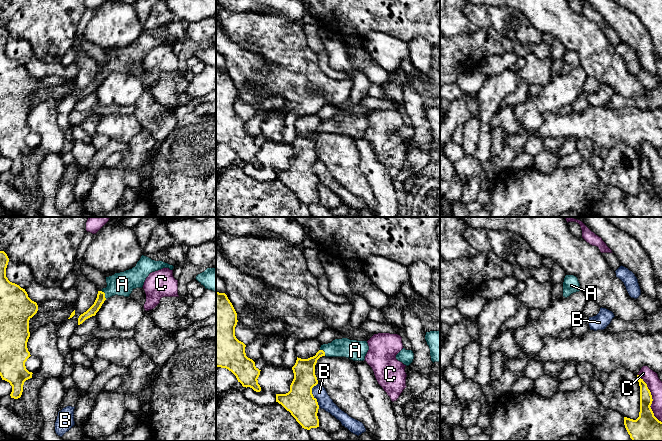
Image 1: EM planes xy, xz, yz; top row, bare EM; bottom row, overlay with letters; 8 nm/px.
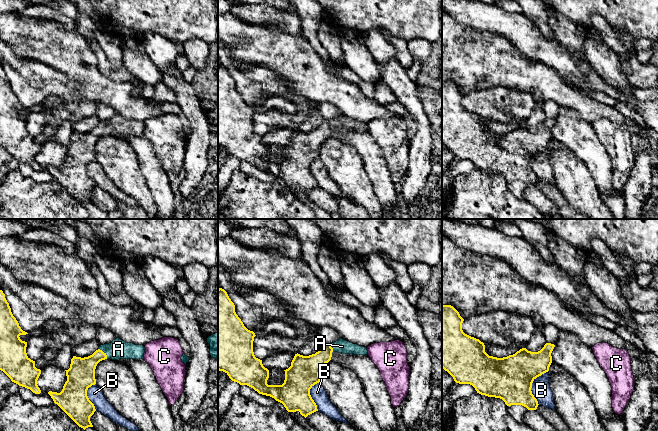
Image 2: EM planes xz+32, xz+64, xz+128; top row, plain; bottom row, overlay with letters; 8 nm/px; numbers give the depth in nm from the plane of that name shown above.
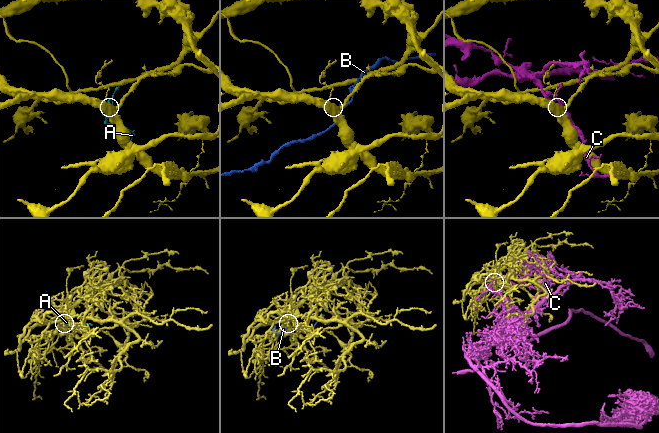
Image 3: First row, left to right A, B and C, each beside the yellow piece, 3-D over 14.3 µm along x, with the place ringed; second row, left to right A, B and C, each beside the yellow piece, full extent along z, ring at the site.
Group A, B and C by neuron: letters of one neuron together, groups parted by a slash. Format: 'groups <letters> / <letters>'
groups A / B / C

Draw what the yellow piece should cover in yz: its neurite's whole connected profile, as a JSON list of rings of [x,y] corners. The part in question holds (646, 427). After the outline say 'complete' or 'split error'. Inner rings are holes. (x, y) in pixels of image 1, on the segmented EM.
[[[637,375],[640,386],[640,412],[636,420],[624,417],[625,428],[632,441],[662,441],[662,422],[651,409],[652,395],[647,384]]]; complete

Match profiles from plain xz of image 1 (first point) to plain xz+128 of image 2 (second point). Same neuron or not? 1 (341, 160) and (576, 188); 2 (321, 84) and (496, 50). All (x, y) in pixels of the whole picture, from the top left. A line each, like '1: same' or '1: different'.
1: same
2: same

